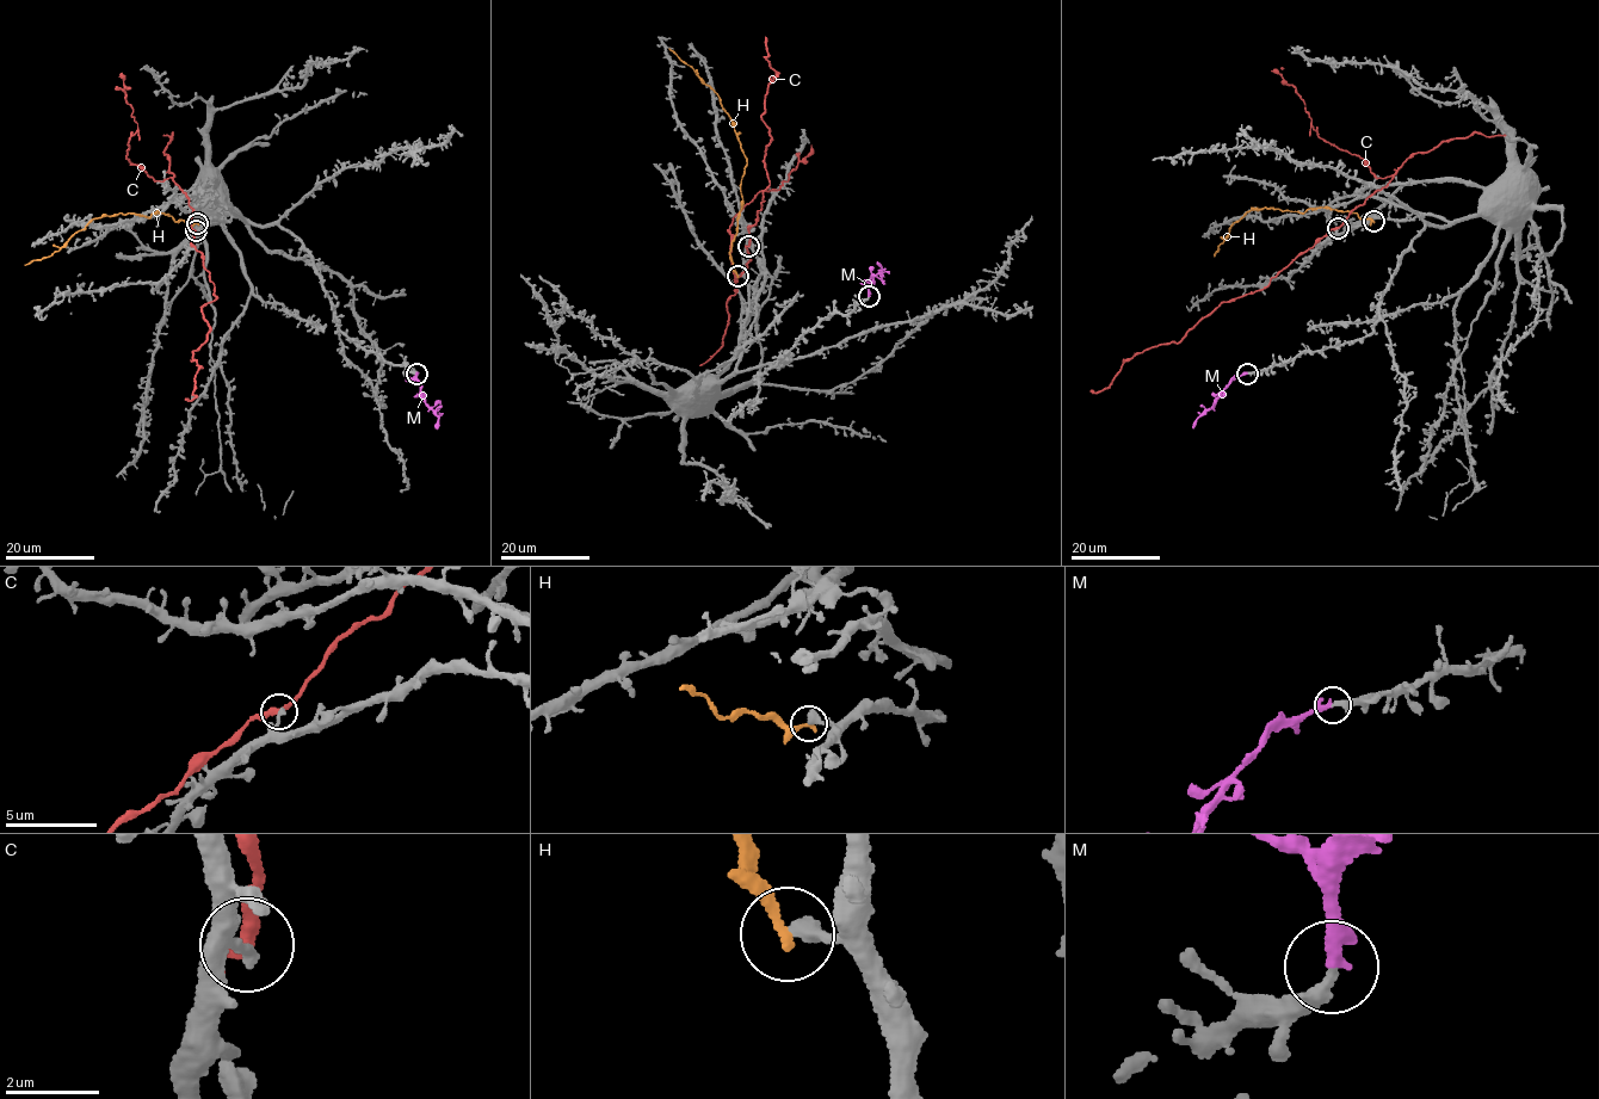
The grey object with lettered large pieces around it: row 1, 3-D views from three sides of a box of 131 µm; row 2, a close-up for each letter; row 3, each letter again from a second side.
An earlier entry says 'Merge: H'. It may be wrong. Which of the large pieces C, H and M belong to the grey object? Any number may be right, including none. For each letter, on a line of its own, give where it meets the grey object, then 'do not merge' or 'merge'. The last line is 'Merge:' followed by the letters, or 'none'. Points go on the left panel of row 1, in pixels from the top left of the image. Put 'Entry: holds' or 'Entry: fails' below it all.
C: contact (196, 230); do not merge
H: contact (197, 223); do not merge
M: contact (417, 374); merge
Merge: M
Entry: fails

